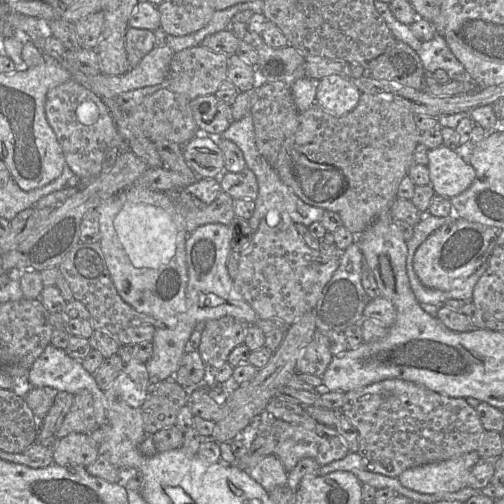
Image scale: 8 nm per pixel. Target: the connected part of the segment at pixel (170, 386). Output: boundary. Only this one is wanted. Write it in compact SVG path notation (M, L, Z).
M173 379L151 381L141 406L145 432L154 434L176 425L180 409L187 405L189 390Z

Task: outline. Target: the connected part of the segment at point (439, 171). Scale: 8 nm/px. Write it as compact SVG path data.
M441 145L429 149L427 155L430 185L435 194L451 199L474 181L474 167L448 147Z

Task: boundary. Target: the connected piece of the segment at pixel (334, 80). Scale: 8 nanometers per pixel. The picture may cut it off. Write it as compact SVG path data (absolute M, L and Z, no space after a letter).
M330 75L318 81L315 103L329 114L340 117L357 106L360 95L361 91L350 79Z

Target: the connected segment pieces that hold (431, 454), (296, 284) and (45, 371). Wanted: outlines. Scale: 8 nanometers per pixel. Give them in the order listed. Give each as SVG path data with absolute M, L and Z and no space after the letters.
M392 378L345 393L340 412L357 429L358 453L374 473L398 477L403 471L477 451L483 428L465 398L454 398L410 381Z
M287 215L265 217L240 252L238 272L233 282L258 319L280 320L291 325L313 310L339 264L339 255L326 255L309 248Z
M48 344L29 369L28 380L33 387L51 387L57 392L73 395L82 389L88 390L92 396L97 428L107 423L104 392L81 362L69 357L64 349Z

